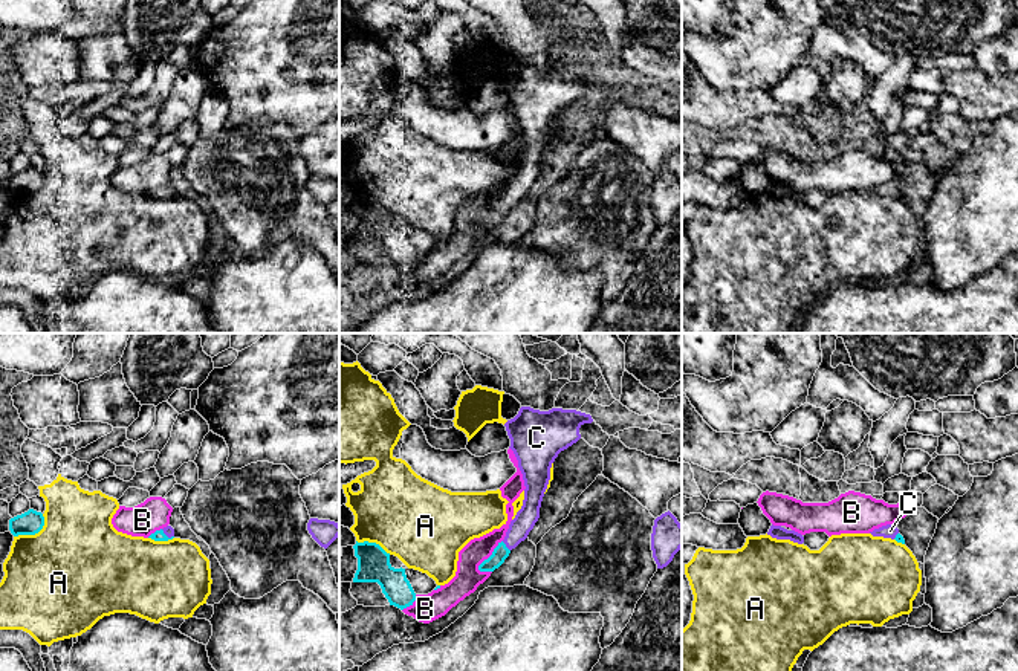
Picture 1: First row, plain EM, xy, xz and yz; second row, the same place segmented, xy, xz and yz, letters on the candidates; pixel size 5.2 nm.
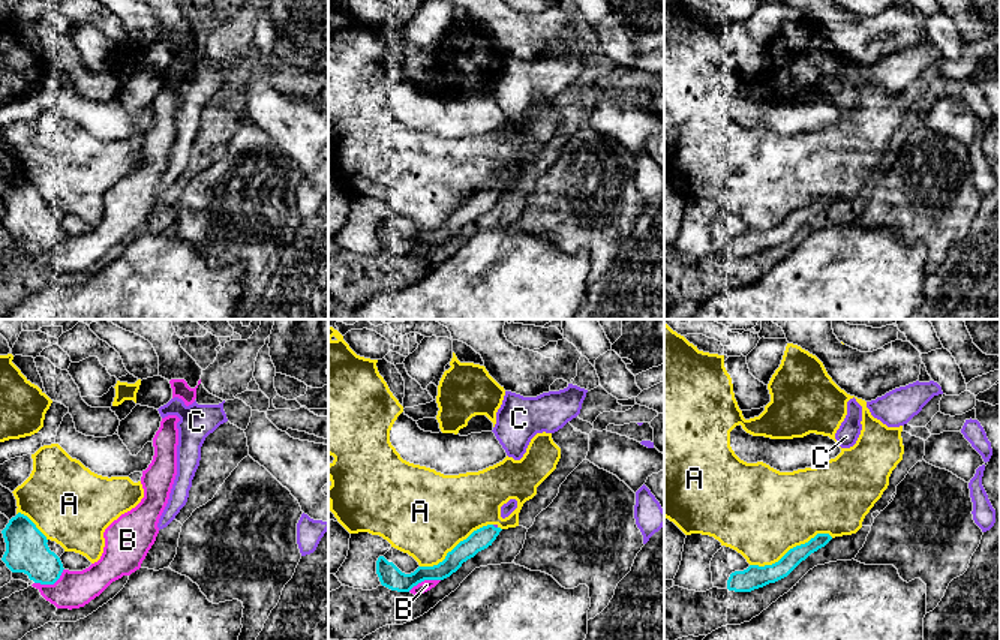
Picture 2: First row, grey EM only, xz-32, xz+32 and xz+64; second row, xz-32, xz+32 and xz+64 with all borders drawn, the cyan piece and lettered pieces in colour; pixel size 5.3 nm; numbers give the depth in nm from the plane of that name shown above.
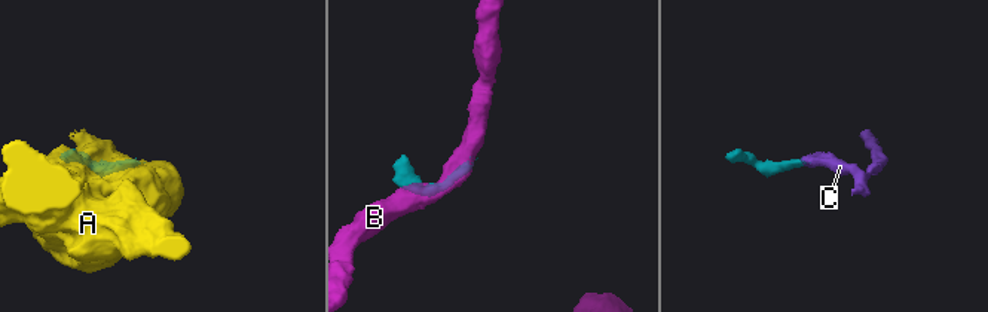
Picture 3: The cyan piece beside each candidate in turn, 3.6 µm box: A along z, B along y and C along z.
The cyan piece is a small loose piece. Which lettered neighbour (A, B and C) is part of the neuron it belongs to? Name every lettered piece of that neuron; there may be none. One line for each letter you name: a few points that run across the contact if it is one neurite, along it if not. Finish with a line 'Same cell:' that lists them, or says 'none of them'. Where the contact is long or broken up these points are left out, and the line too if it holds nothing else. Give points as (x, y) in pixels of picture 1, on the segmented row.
C: line xz (500, 552), (505, 546), (525, 520)
Same cell: C

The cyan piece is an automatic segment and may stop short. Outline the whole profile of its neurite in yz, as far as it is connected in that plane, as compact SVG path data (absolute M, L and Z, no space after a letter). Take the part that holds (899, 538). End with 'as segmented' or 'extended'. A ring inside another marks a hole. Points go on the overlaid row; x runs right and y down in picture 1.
M887 524L879 529L874 529L870 532L873 536L883 536L883 538L891 538L896 540L897 543L905 544L903 536L899 533L899 529L894 524Z | extended

